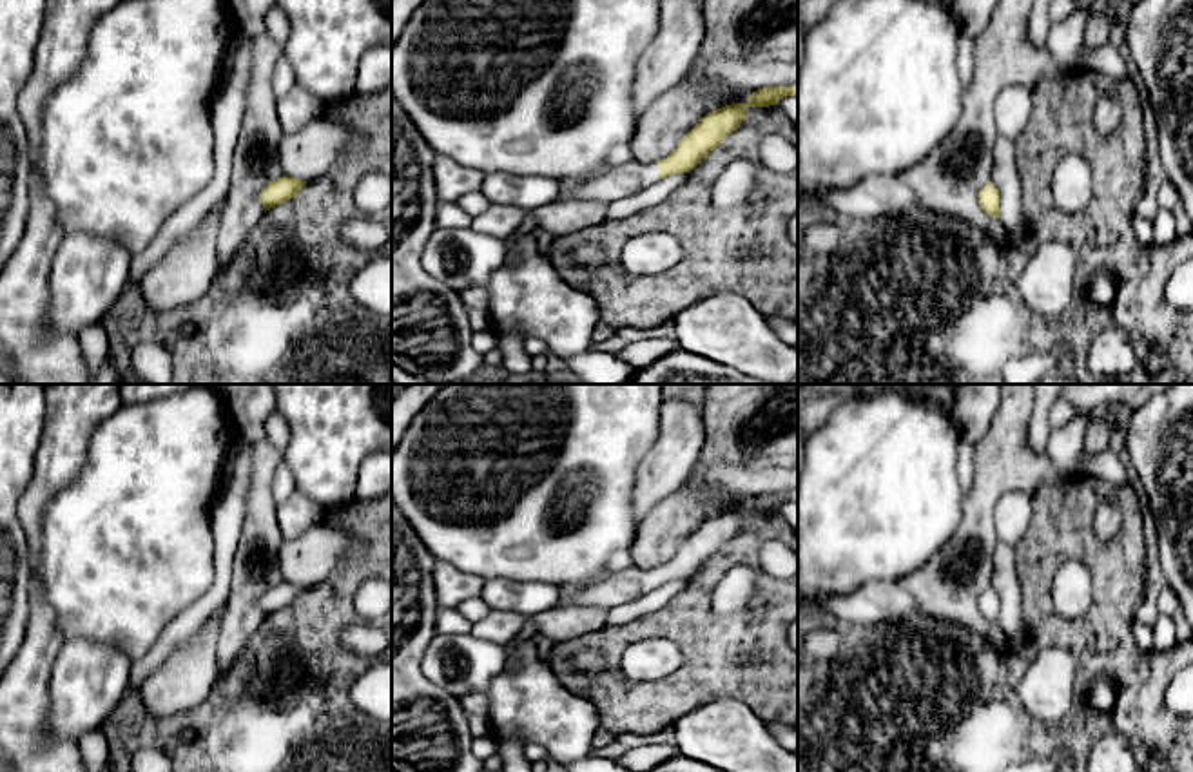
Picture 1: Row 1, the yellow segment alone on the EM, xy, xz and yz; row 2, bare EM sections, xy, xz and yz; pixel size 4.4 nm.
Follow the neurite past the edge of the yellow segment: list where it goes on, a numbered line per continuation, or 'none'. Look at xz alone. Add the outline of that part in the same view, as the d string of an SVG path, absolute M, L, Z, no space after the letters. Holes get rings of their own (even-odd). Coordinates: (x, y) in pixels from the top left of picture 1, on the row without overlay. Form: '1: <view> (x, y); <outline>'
1: xz (617, 588); M636 565L613 571L604 580L582 589L566 593L573 605L613 609L660 585L658 569L640 569Z

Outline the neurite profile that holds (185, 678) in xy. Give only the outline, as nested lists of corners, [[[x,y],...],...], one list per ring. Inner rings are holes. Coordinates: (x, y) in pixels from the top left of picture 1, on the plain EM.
[[[218,631],[183,640],[138,689],[145,709],[156,718],[194,710],[218,678],[216,645]]]

